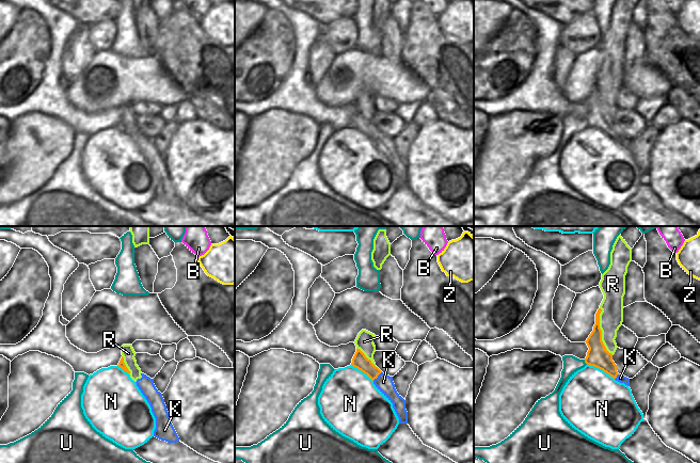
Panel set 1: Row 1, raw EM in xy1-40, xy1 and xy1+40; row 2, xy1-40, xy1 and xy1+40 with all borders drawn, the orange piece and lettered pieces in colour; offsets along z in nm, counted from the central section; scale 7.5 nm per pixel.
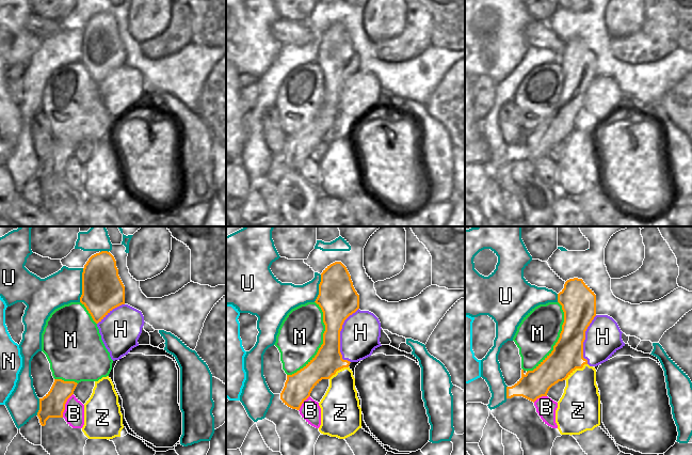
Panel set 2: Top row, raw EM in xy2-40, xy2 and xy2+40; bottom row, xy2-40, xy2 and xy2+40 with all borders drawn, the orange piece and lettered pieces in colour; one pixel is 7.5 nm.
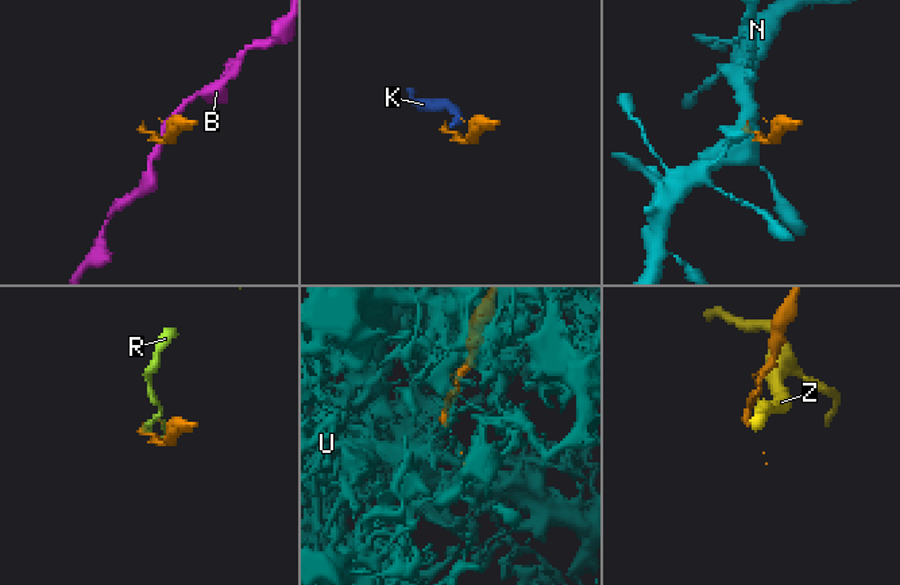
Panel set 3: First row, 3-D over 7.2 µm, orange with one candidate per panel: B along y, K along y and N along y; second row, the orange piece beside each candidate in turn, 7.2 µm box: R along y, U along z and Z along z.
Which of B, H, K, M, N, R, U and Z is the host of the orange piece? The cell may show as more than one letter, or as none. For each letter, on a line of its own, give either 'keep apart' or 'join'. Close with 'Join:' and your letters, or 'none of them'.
B: keep apart
H: keep apart
K: join
M: keep apart
N: keep apart
R: keep apart
U: keep apart
Z: keep apart
Join: K

